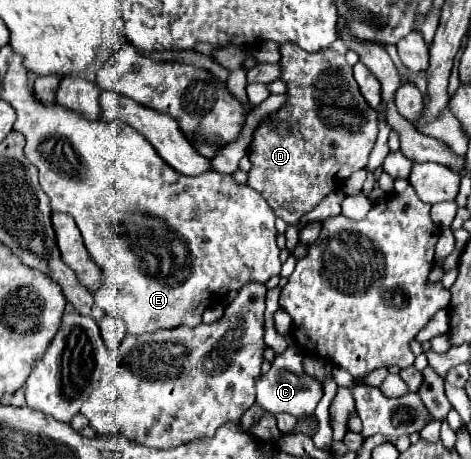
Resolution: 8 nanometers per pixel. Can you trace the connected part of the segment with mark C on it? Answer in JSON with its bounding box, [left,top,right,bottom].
[255,347,323,417]

